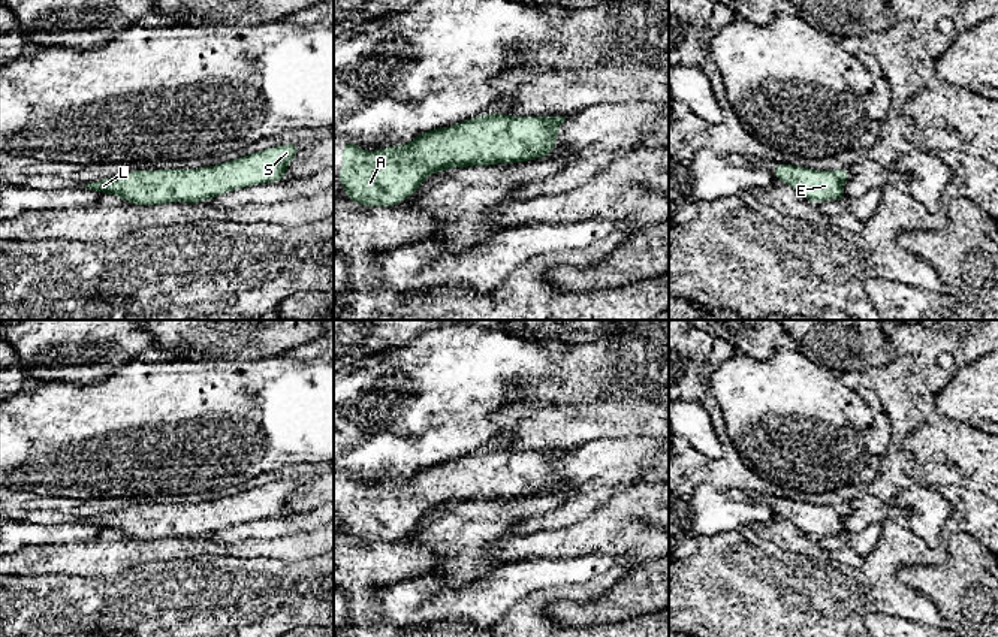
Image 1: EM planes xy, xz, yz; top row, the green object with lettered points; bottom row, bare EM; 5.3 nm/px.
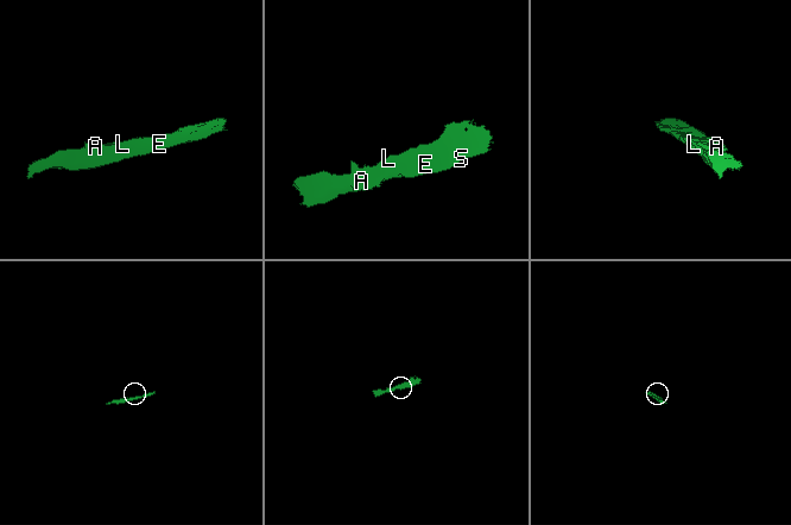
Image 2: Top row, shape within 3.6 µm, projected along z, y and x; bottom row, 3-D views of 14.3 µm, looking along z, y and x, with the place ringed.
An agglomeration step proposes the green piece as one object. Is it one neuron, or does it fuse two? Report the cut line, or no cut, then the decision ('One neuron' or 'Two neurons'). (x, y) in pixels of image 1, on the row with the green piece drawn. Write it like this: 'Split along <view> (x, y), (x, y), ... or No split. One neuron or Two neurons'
No split. One neuron

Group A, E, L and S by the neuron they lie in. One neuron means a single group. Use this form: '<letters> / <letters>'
A E L S

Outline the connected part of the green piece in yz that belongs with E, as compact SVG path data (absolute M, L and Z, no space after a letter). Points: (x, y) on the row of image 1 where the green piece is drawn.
M790 163L775 164L774 178L787 182L792 188L803 194L811 203L838 199L845 202L842 184L850 178L850 169L815 170L809 167L795 167Z

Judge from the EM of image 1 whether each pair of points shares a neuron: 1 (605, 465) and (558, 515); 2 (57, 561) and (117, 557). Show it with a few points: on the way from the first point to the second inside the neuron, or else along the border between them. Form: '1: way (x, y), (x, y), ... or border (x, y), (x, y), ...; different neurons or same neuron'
1: way (599, 479), (572, 509); same neuron
2: way (72, 559), (102, 558); same neuron

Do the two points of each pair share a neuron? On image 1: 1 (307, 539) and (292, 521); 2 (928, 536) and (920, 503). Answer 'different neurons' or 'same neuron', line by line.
1: different neurons
2: same neuron

